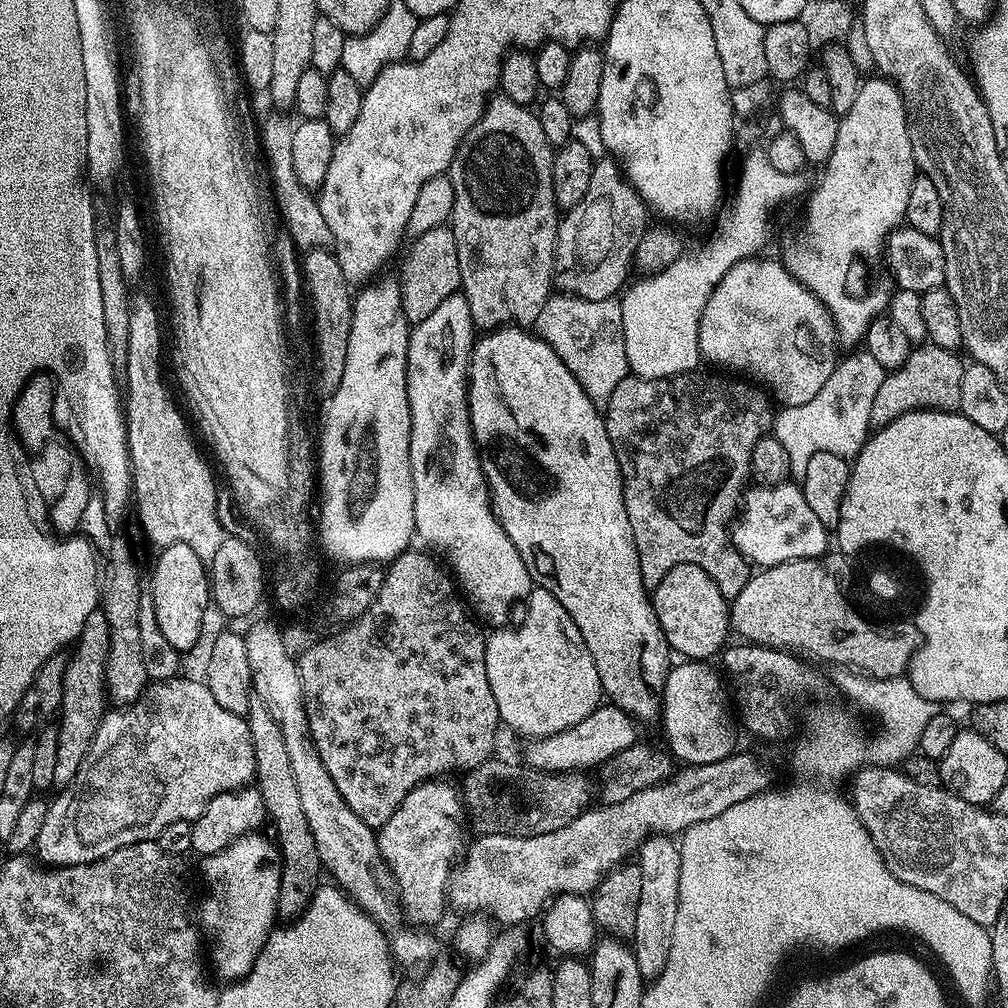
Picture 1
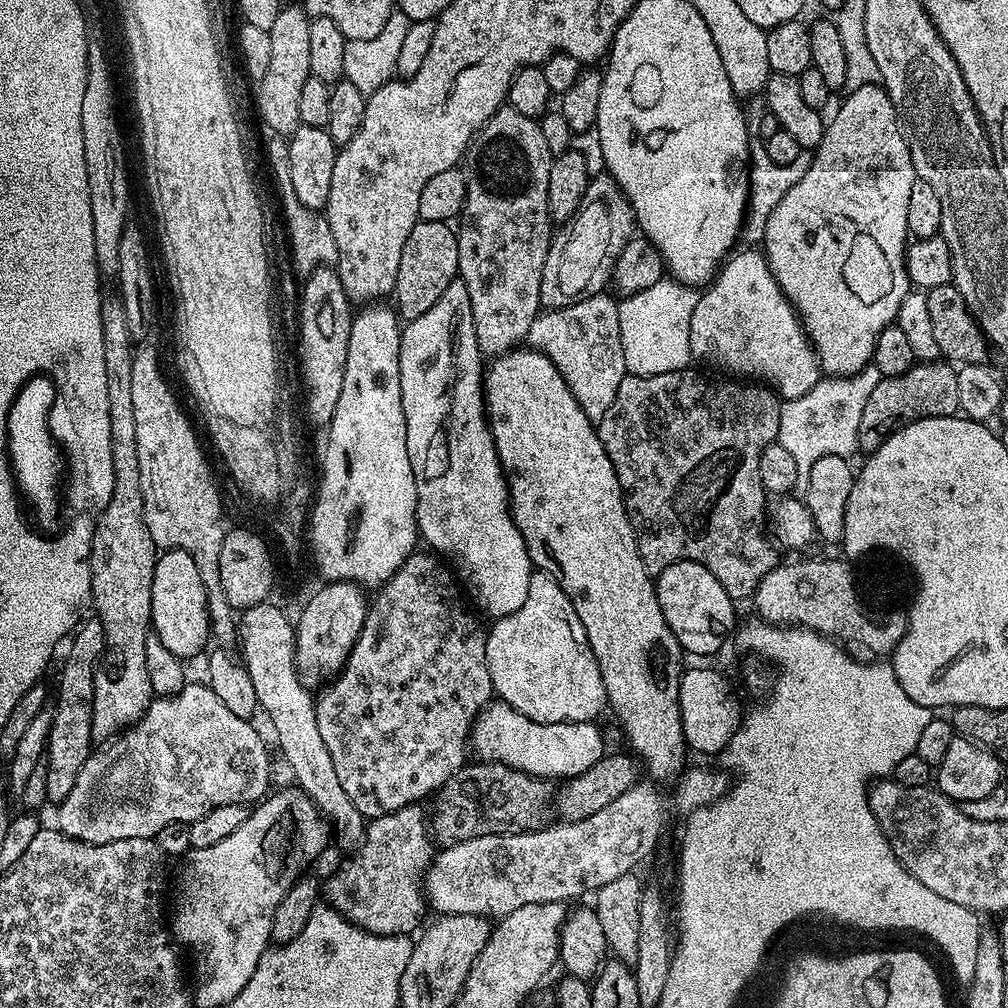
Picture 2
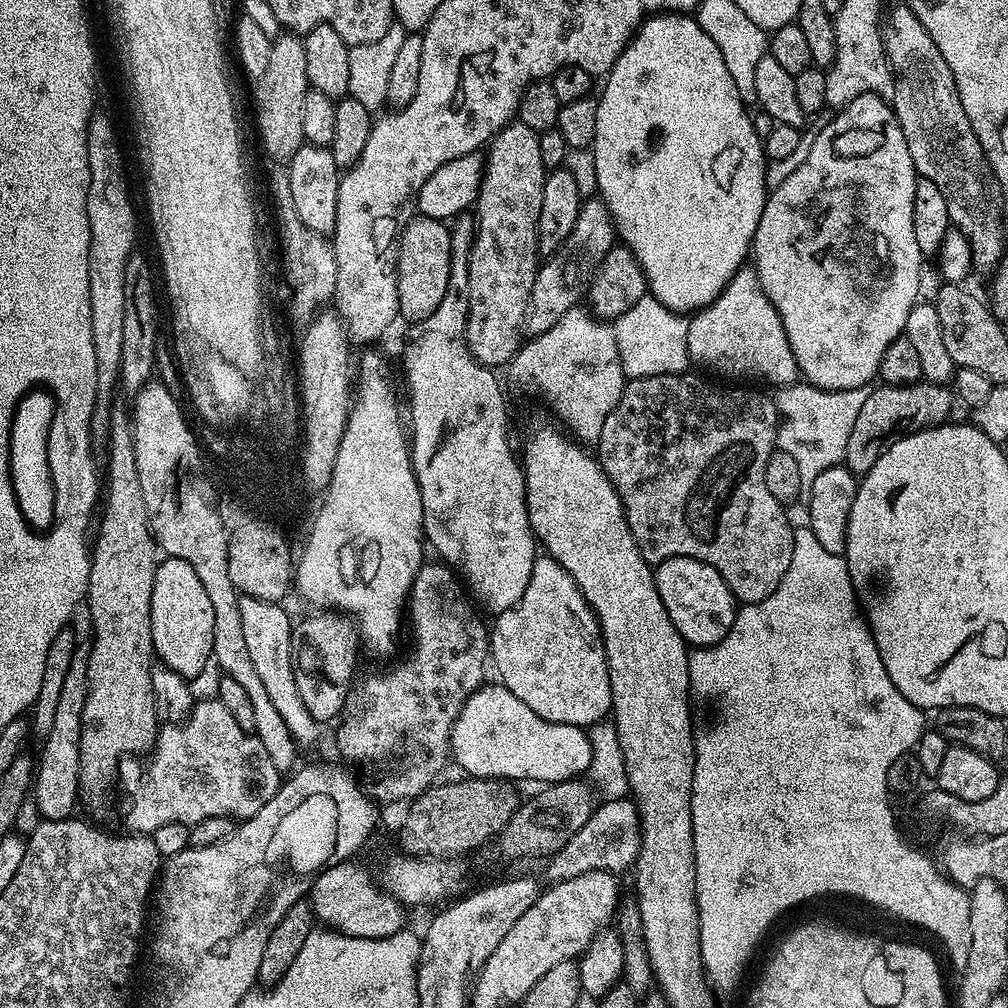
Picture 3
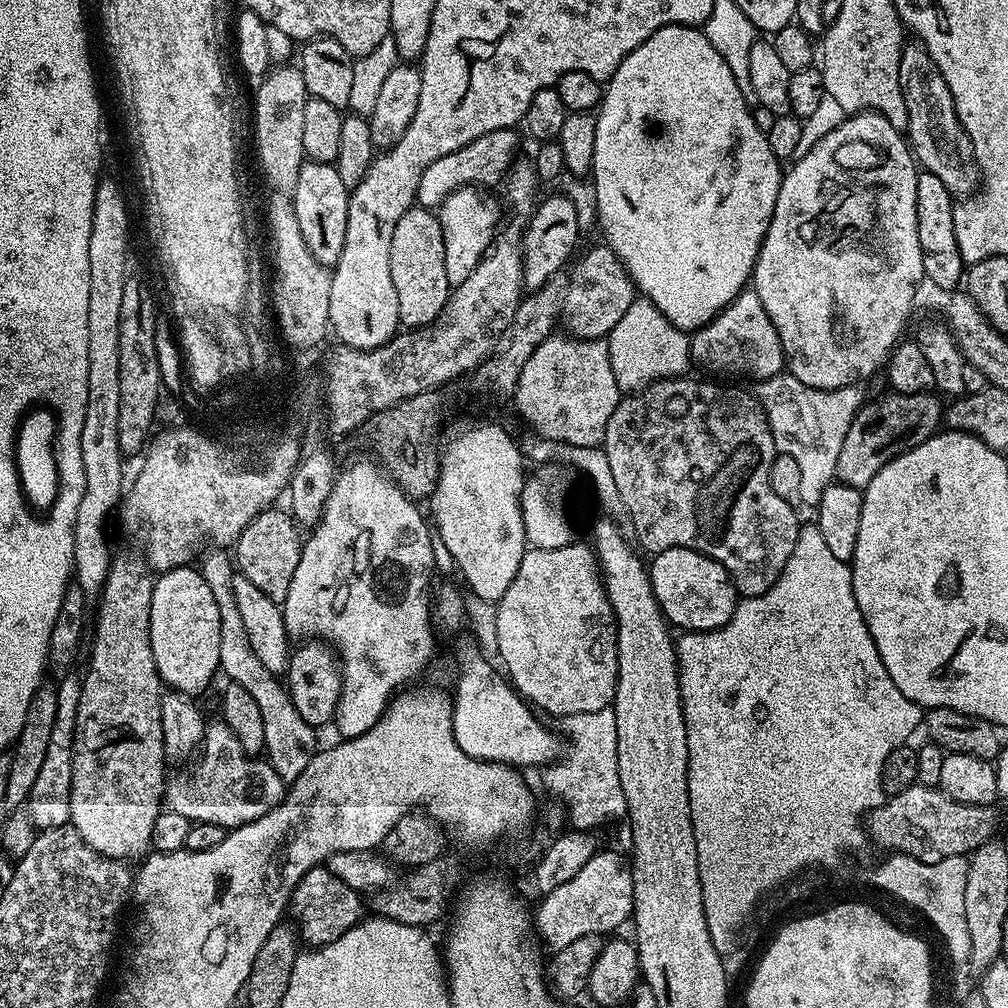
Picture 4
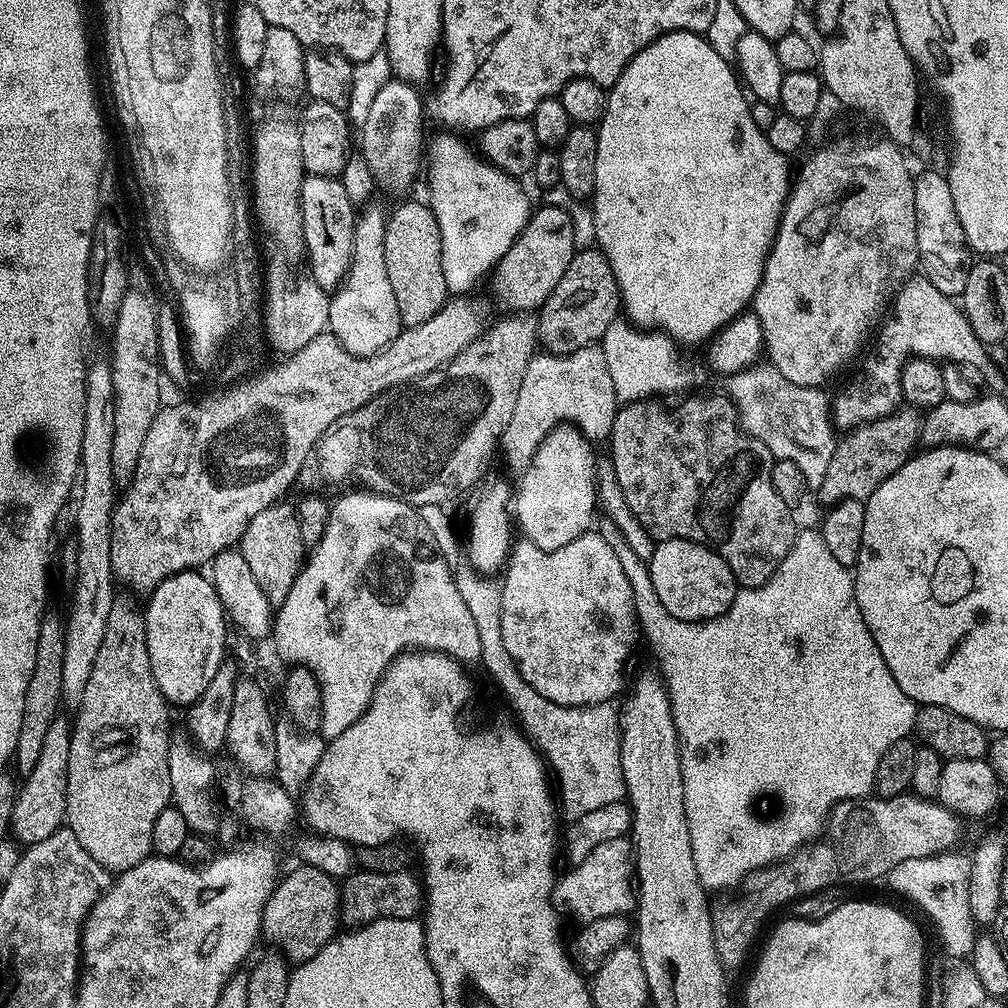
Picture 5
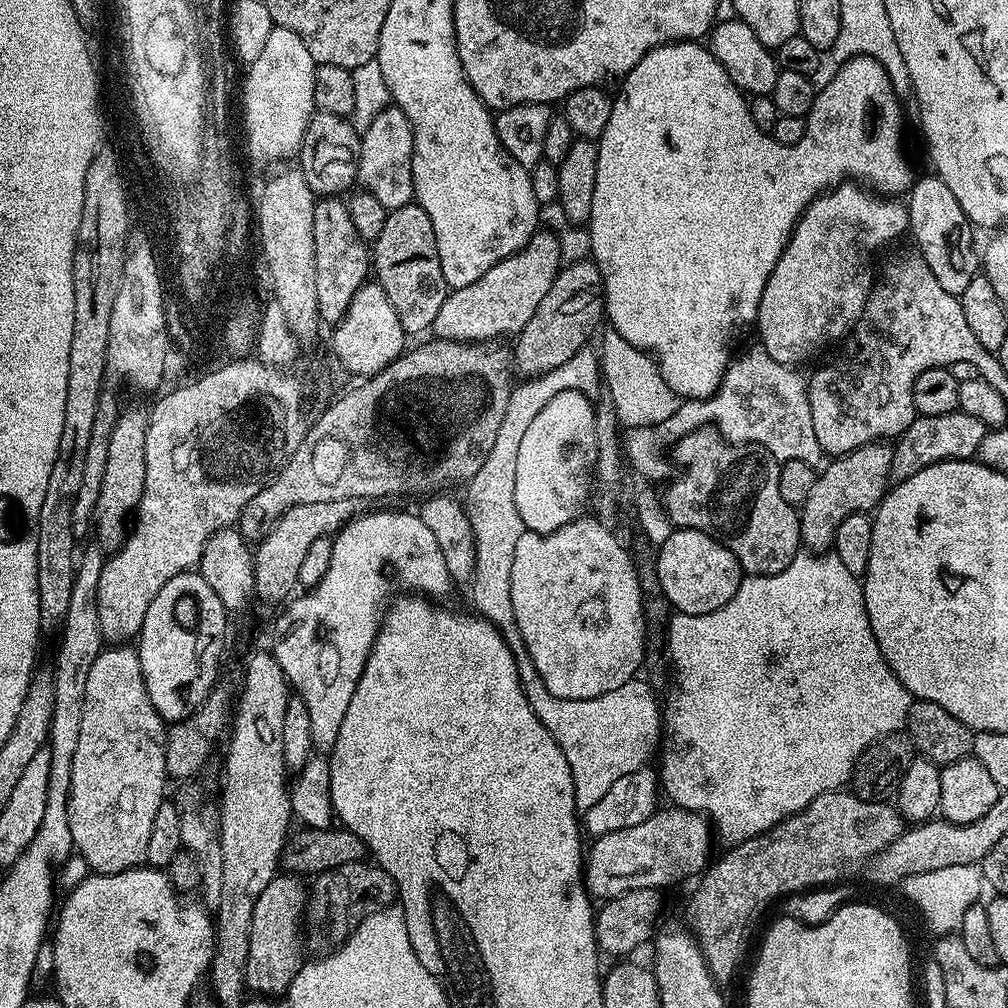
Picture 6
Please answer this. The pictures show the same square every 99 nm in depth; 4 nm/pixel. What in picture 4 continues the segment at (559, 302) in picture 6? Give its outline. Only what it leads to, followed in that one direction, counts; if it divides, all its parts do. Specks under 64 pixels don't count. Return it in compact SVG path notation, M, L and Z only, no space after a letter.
M608 245L596 246L578 260L568 272L569 284L564 292L560 320L566 326L565 331L577 339L603 339L626 314L638 293L624 264Z

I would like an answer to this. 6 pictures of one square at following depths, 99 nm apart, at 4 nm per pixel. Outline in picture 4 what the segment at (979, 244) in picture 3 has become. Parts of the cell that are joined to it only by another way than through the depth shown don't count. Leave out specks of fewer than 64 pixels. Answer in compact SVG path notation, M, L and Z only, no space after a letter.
M919 42L905 43L900 59L900 85L904 88L904 101L908 111L906 139L923 171L932 172L952 192L953 197L968 198L977 191L981 183L980 168L970 138L956 113L954 98L946 78L934 66L930 54Z

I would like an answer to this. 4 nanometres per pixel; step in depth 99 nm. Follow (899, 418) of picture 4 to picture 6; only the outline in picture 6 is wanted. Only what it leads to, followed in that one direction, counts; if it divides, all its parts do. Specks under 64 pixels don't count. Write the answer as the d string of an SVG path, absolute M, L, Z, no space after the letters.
M877 442L858 446L845 456L829 459L828 465L817 475L814 486L810 486L810 494L806 494L806 502L799 509L800 542L805 549L823 554L832 548L834 534L838 534L838 526L850 514L875 509L884 498L890 487L892 474L892 449L888 442Z

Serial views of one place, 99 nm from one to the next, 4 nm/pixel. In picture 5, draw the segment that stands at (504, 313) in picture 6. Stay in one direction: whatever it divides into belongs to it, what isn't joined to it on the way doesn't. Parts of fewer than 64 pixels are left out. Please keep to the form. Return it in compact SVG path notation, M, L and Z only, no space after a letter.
M553 204L537 207L528 217L528 225L522 230L522 234L518 234L514 246L506 250L504 257L497 262L490 273L492 292L496 295L497 302L502 307L508 308L504 310L512 314L528 314L533 310L539 310L554 290L554 286L558 285L558 280L562 278L562 274L565 273L572 256L577 251L578 249L574 246L574 228L570 222L570 214L566 214L564 208Z

